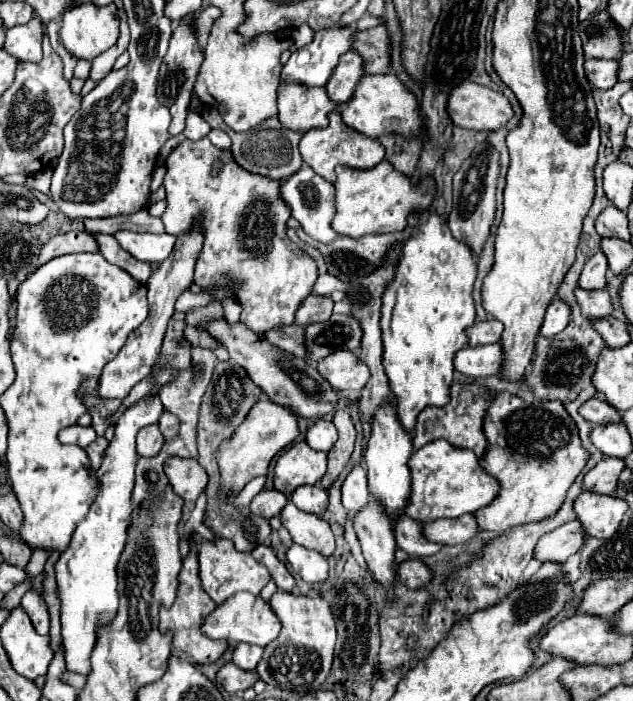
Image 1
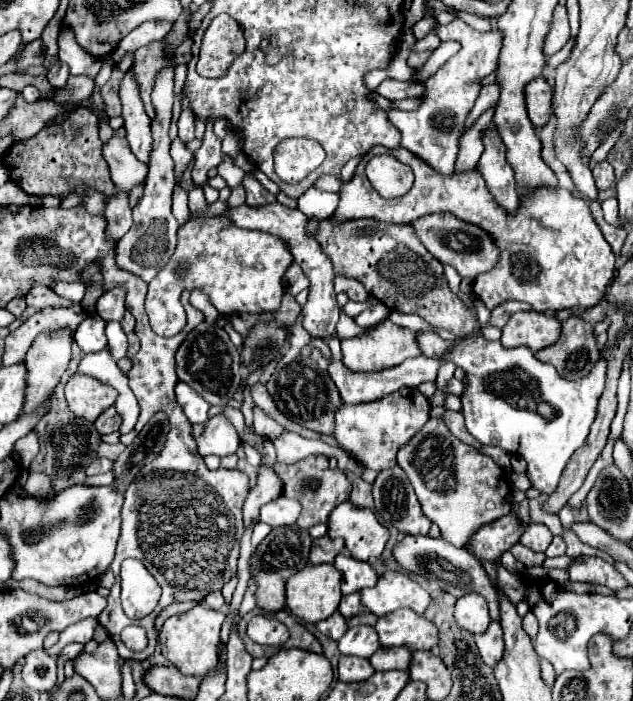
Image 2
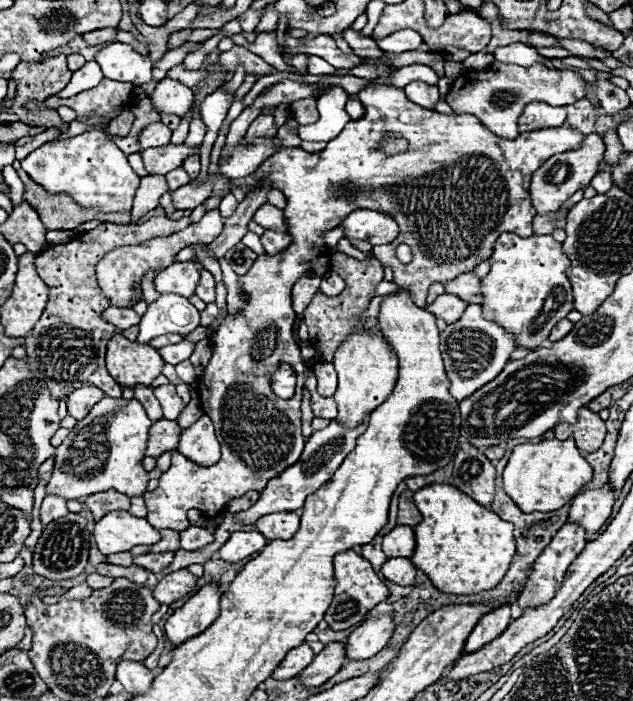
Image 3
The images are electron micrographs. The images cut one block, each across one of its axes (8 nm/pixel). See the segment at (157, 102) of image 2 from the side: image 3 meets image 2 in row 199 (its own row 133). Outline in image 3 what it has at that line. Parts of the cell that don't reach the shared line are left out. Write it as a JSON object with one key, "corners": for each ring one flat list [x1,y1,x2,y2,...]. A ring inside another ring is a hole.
{"corners":[[154,122,142,130,140,146,142,146,142,150,150,148,150,146,166,146,166,144,170,144,170,136,172,136,172,130,168,126,164,126,162,122]]}

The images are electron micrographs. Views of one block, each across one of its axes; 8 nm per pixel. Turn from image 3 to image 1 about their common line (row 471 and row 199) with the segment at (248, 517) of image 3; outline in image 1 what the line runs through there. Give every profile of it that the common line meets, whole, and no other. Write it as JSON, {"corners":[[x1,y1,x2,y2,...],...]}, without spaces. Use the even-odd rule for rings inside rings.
{"corners":[[304,164,294,176,290,176,288,180,284,180,280,190,282,190,284,202,292,210,292,216,302,224,302,228,304,228,304,232,308,236,312,236,314,240,318,240,322,244,330,244,330,242,334,242,334,238,340,236,330,226,330,222,334,220,334,198,336,198,336,190,334,190,334,186,328,180,324,180,322,176,318,176,310,166]]}

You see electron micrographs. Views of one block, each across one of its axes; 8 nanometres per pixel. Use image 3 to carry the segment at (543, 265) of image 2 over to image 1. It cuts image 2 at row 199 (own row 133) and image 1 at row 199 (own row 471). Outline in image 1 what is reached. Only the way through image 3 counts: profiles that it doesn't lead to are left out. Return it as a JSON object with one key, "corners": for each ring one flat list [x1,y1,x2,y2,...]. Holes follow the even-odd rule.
{"corners":[[186,138,166,160,164,188,168,206,162,214,166,232,182,234,198,212,204,214,204,248,196,260,194,284,212,286,234,278,240,284,238,300,244,310,240,322,250,326,254,334,294,324,298,306,312,294,318,280,314,258,286,236,286,222,292,214,286,202,282,202,280,186,280,180,242,170,230,150,214,146,208,138,198,142],[214,162,222,162,218,174,212,174]]}

